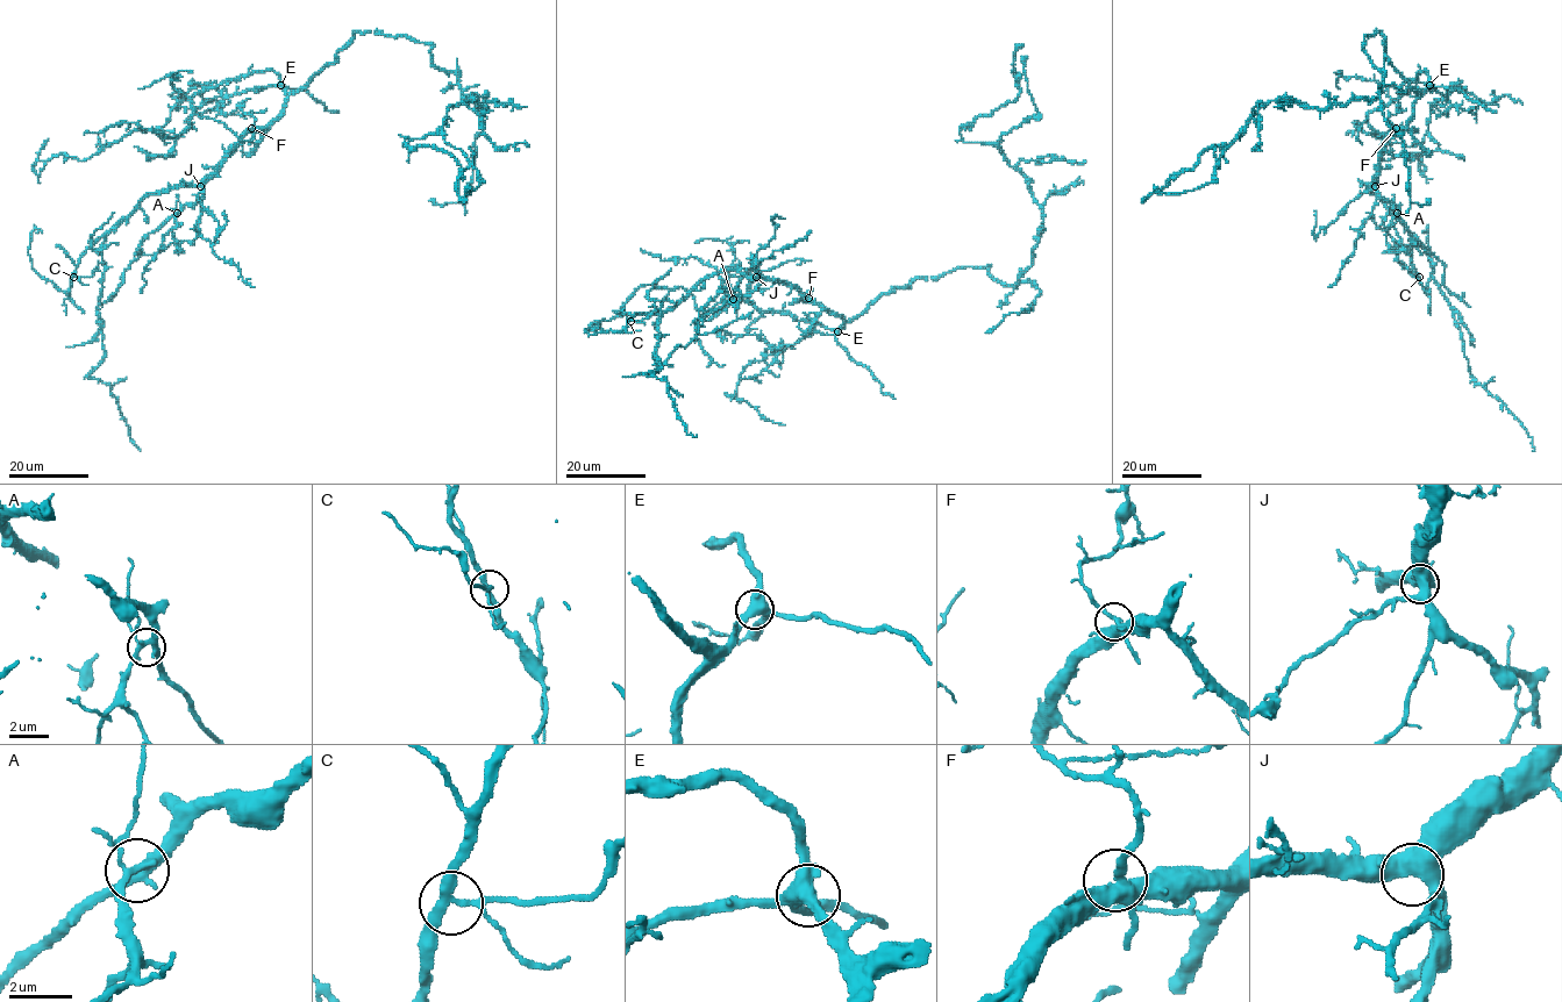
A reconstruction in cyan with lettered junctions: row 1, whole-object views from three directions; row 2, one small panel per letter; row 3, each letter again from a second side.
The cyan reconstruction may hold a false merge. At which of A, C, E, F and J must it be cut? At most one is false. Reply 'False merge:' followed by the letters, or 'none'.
False merge: none

